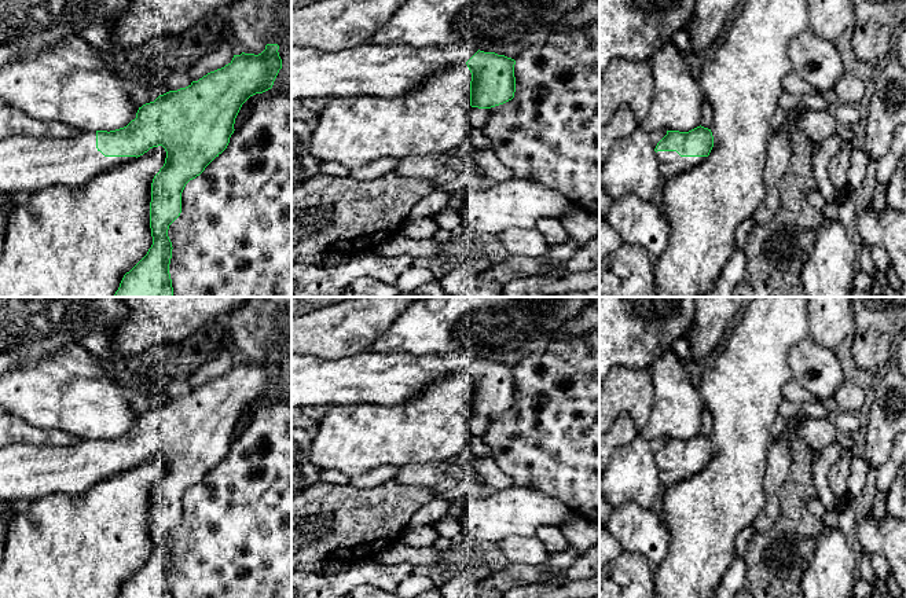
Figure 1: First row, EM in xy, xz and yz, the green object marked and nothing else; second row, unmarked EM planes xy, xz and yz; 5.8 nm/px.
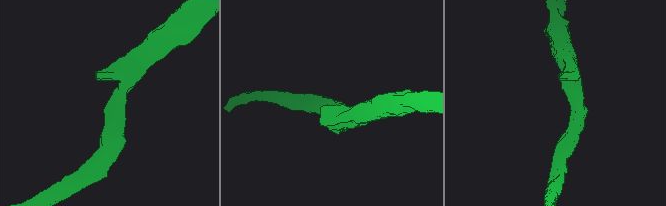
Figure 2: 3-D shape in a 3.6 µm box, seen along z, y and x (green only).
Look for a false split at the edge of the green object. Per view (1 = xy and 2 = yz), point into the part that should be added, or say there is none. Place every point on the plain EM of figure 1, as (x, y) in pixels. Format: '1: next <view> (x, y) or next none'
1: next xy (28, 472)
2: next yz (671, 472)

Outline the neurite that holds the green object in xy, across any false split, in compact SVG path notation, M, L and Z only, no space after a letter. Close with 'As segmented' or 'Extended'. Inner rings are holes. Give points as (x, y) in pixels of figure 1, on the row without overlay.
M267 352L265 357L258 363L245 360L234 363L232 368L224 375L208 381L186 396L169 399L159 403L154 410L143 412L139 415L135 428L115 439L80 439L71 445L11 444L0 448L0 502L23 505L58 494L82 495L91 487L122 472L135 469L153 455L162 454L166 459L165 472L151 491L150 536L153 553L147 562L124 583L118 598L173 598L169 582L173 555L168 544L168 538L181 521L181 500L190 488L199 484L205 476L227 456L230 445L235 439L235 426L242 412L250 404L272 396L282 377L282 367L278 357L278 352Z. Extended

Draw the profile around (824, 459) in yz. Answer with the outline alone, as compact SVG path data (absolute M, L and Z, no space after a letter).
M837 441L826 445L821 451L814 451L813 481L818 492L818 499L826 510L840 514L846 507L851 506L848 495L836 496L830 489L828 473L830 467L846 454L847 448Z

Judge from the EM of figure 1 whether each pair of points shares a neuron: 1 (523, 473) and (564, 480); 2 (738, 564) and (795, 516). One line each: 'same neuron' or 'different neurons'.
1: same neuron
2: different neurons

